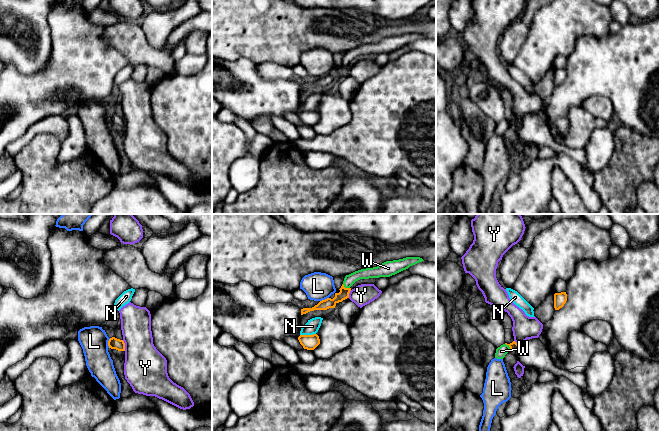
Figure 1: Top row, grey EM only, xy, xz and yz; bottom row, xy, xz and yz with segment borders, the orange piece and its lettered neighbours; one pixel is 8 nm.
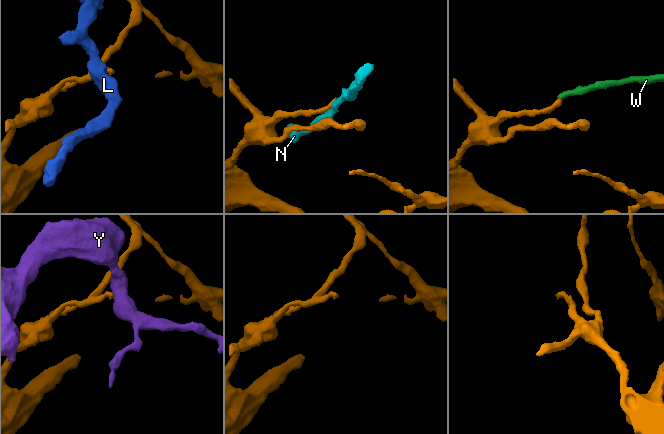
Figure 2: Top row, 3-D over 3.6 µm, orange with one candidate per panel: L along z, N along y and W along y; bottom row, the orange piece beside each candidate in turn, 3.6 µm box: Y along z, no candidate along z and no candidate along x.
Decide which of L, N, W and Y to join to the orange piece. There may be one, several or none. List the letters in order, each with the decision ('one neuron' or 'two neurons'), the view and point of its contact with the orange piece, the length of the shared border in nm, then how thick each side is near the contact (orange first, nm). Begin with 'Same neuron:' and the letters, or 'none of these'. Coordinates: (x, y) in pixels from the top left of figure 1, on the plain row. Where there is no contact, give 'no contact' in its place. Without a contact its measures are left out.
Same neuron: W
L: two neurons; meets orange in xy at (108, 119); contact 80 nm long; 90 nm thick on the orange side, 220 nm on the other
N: two neurons; meets orange in xz at (307, 111); contact 130 nm long; 120 nm thick on the orange side, 110 nm on the other
W: one neuron; meets orange in xz at (346, 64); contact 70 nm long; 80 nm thick on the orange side, 90 nm on the other
Y: two neurons; meets orange in xy at (124, 121); contact 90 nm long; 90 nm thick on the orange side, 340 nm on the other

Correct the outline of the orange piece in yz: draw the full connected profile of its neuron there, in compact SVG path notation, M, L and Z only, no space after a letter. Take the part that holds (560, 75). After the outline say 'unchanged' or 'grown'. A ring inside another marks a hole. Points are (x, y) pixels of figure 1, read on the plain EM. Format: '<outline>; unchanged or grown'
M566 68L555 69L554 70L554 84L555 86L559 86L564 82L567 77L567 70Z; unchanged

